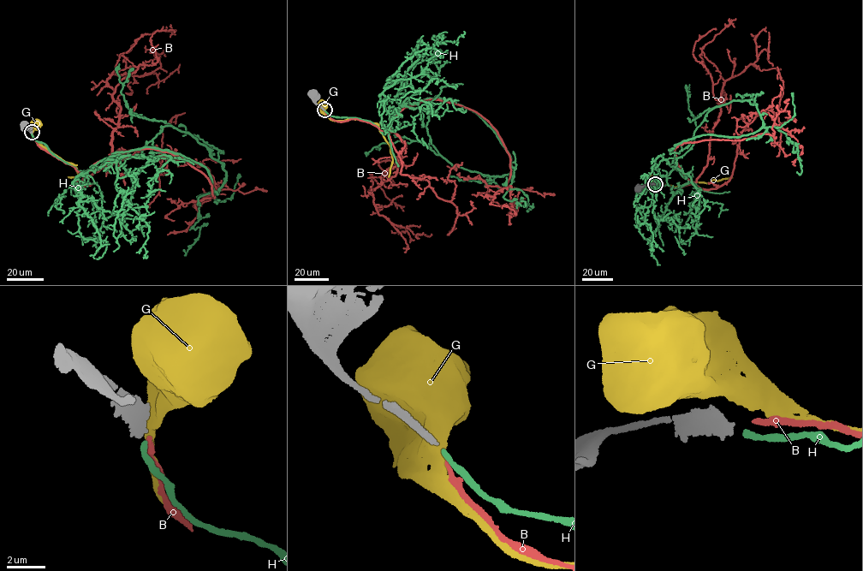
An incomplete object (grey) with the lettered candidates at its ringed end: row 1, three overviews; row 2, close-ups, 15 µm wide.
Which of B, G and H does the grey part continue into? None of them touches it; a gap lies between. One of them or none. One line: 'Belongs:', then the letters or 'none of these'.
Belongs: none of these

